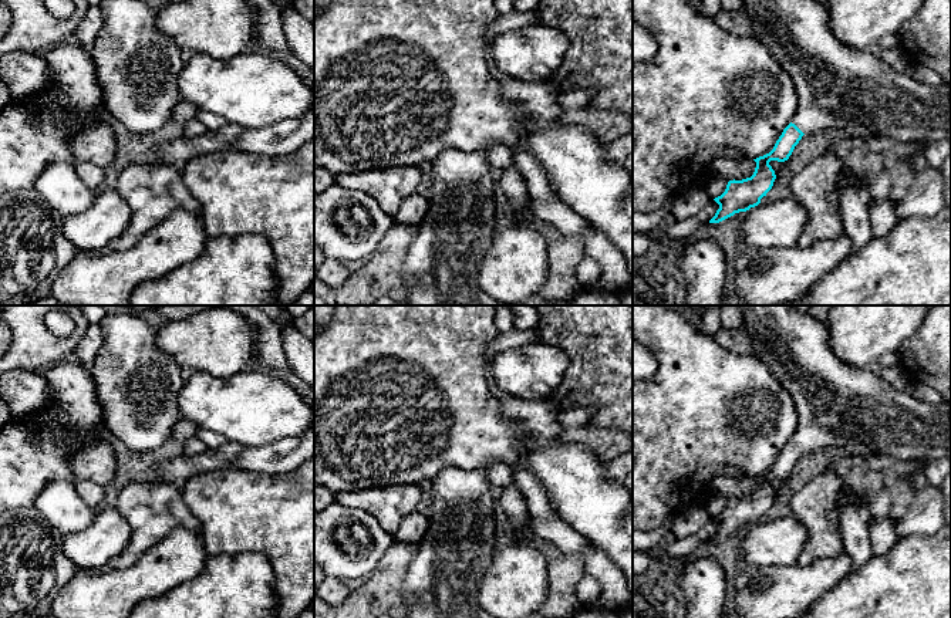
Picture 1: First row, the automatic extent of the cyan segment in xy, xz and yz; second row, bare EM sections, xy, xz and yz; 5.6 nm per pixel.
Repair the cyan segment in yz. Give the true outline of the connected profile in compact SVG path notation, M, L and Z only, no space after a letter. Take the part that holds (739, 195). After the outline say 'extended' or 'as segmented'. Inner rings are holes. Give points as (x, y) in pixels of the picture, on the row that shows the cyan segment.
M743 0L743 10L753 21L755 36L772 57L789 74L796 88L796 112L793 121L783 129L773 149L756 159L751 178L729 180L725 192L714 200L719 205L709 223L719 223L735 213L746 212L761 203L776 179L770 161L785 162L792 155L802 136L822 129L842 129L847 136L893 138L903 142L951 142L951 85L940 87L918 82L910 71L896 72L880 57L877 50L856 50L836 38L830 26L826 6L816 0Z; extended

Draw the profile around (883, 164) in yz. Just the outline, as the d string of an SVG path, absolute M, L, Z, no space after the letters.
M846 136L829 148L840 158L843 170L861 179L876 200L900 202L918 173L910 162L918 152L913 142Z

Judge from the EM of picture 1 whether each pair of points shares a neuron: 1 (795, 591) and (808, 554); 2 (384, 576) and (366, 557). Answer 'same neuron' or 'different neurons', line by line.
1: different neurons
2: different neurons

